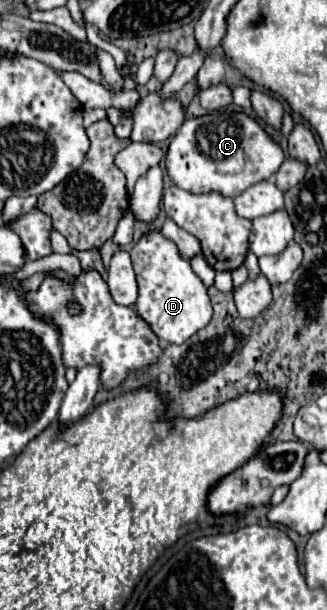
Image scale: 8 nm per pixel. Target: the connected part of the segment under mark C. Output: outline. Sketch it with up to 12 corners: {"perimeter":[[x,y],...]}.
{"perimeter":[[219,110],[169,144],[169,178],[235,198],[285,154],[253,118]]}

